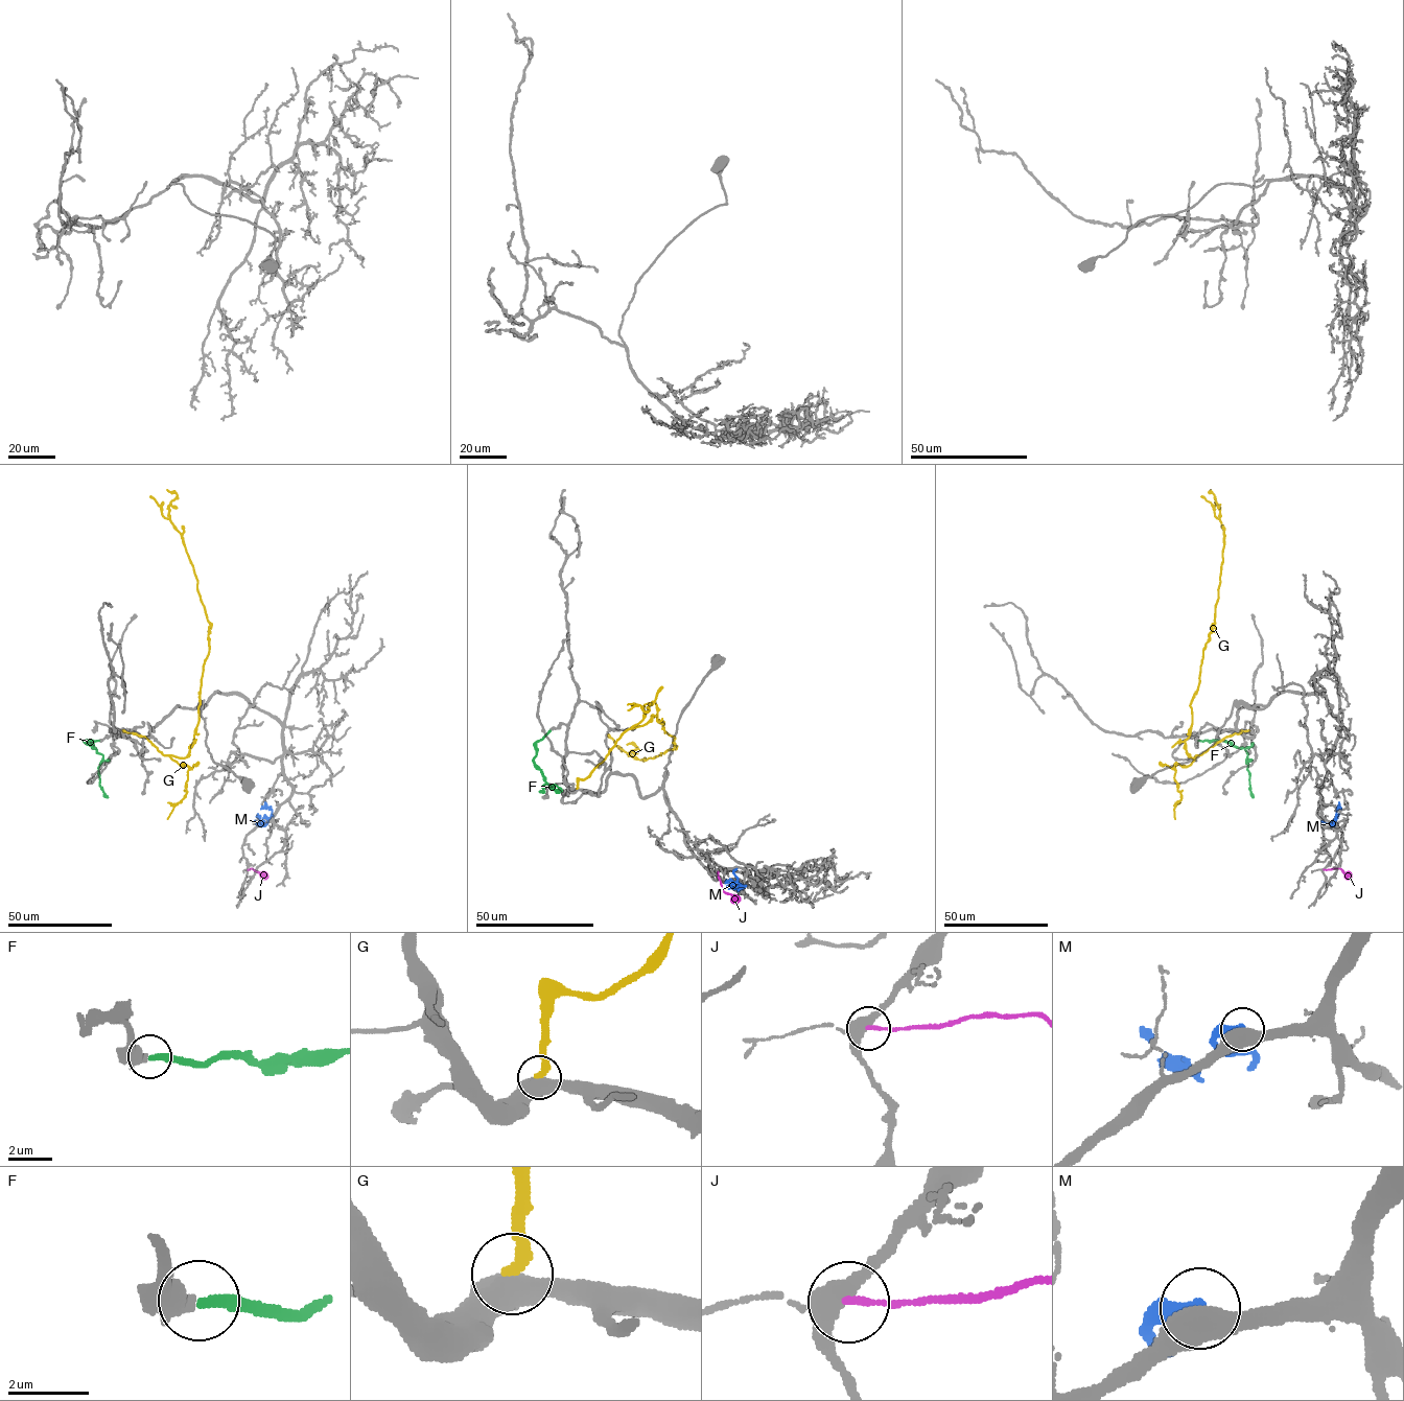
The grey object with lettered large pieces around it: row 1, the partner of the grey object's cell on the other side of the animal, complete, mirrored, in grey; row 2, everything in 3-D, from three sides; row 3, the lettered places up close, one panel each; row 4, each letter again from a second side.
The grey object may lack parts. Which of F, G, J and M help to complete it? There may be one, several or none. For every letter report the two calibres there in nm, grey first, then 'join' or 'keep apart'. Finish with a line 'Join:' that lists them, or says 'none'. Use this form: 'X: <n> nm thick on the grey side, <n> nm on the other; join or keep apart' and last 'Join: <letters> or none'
F: 400 nm thick on the grey side, 320 nm on the other; join
G: 600 nm thick on the grey side, 360 nm on the other; keep apart
J: 400 nm thick on the grey side, 180 nm on the other; keep apart
M: 480 nm thick on the grey side, 320 nm on the other; keep apart
Join: F

